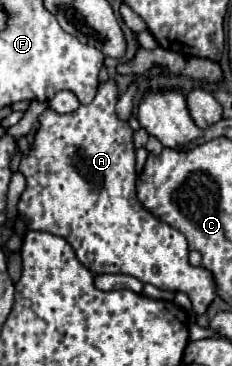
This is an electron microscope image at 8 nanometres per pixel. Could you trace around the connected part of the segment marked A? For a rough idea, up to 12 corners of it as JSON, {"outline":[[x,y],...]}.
{"outline":[[118,85],[46,109],[20,173],[28,229],[92,273],[216,297],[186,237],[136,199]]}

